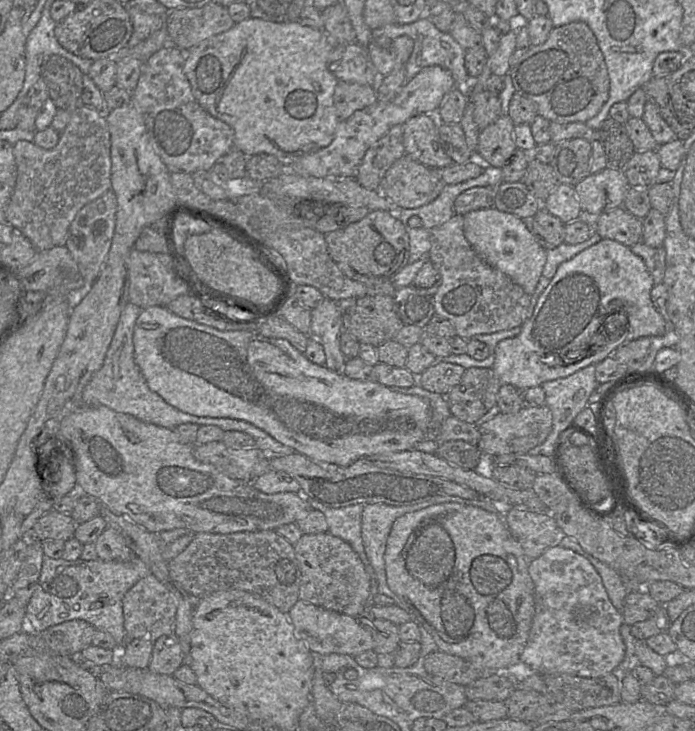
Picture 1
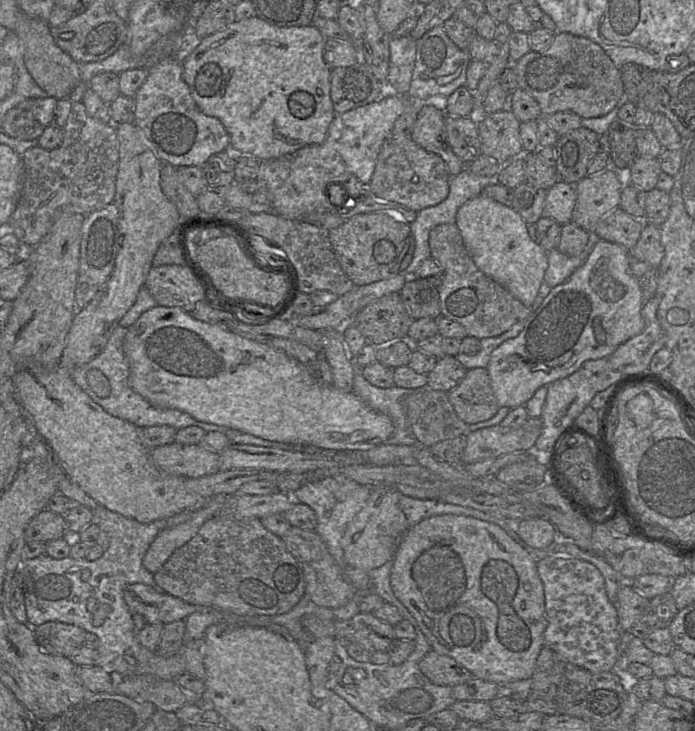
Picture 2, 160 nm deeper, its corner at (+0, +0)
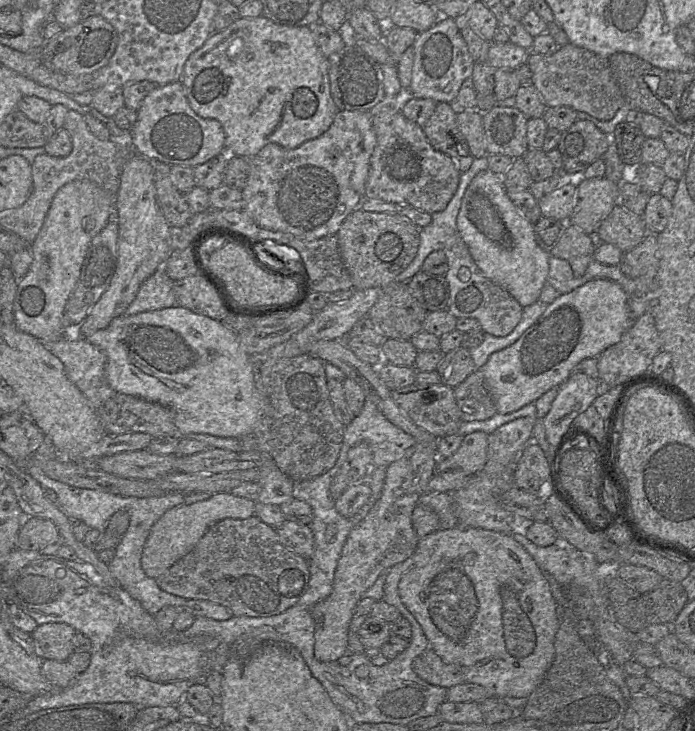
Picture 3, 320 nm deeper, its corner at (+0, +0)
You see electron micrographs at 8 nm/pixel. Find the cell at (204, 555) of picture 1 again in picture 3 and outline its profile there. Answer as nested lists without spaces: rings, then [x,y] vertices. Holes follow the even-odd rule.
[[[253,515],[247,519],[223,519],[210,526],[188,554],[156,580],[159,588],[186,600],[207,600],[228,608],[233,616],[265,617],[294,606],[309,587],[309,560],[281,544],[276,529]]]

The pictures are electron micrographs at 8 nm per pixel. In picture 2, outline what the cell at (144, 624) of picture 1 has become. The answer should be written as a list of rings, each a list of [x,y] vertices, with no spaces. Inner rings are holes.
[[[128,584],[124,590],[124,600],[132,614],[140,614],[147,624],[168,624],[184,620],[196,611],[210,608],[191,605],[165,592],[157,592],[145,584]]]

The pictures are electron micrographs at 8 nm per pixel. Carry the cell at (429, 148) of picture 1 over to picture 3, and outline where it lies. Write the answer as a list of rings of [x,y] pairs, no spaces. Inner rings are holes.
[[[437,103],[422,128],[432,147],[450,156],[461,173],[470,168],[475,158],[458,127],[457,107],[454,103]]]

